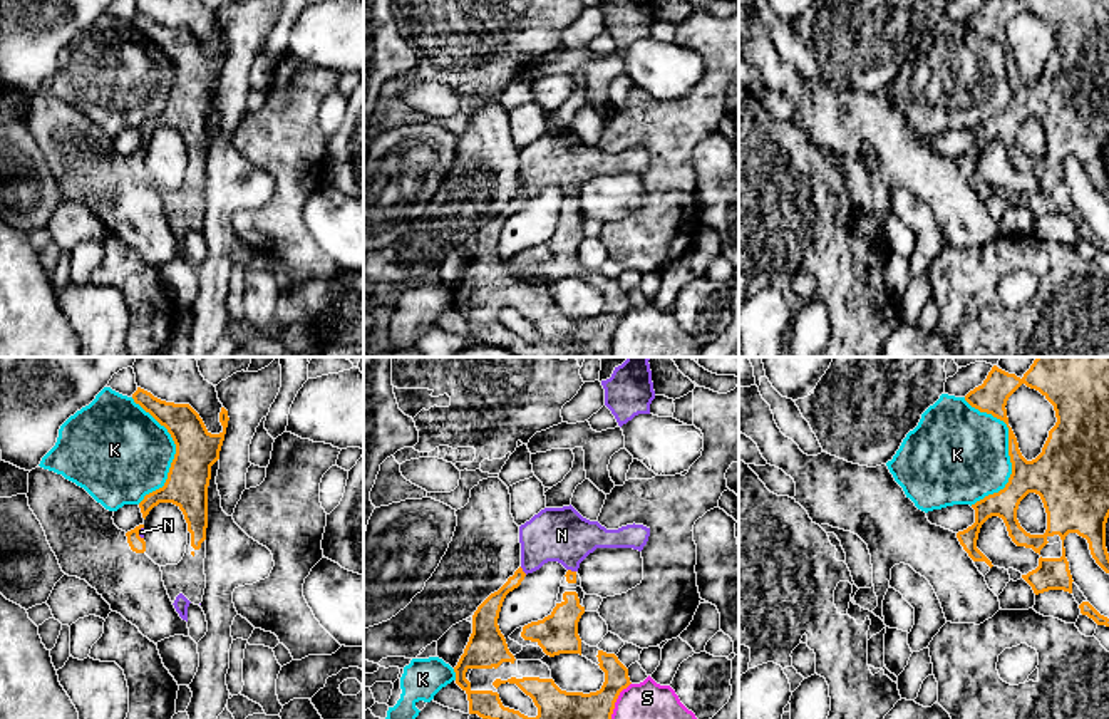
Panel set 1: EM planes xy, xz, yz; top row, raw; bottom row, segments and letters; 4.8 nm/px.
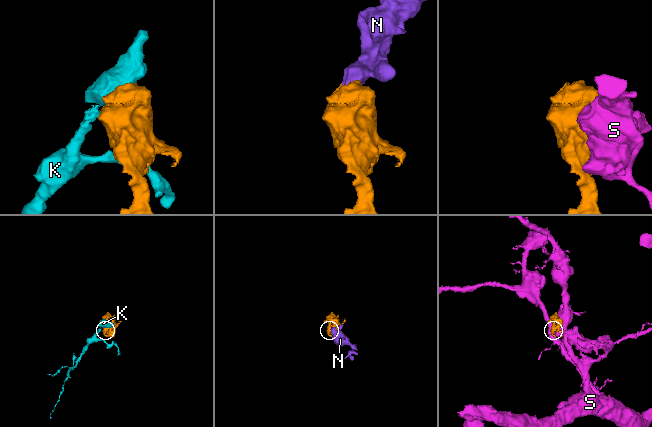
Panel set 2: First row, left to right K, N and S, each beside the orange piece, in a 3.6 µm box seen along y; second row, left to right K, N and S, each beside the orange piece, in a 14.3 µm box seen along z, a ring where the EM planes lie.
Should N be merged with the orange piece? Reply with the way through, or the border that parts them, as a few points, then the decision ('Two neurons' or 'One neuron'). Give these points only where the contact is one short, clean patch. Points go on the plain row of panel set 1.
Path across: xz (488, 235), (521, 195), (560, 160). One neuron

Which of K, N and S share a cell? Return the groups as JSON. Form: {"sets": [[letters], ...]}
{"sets": [["K"], ["N"], ["S"]]}

